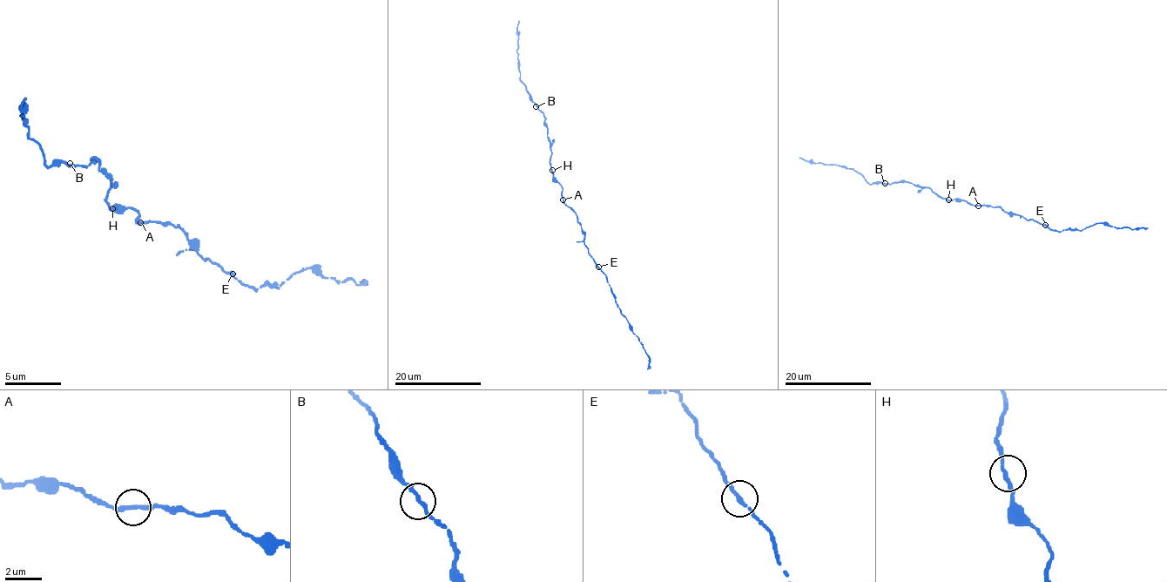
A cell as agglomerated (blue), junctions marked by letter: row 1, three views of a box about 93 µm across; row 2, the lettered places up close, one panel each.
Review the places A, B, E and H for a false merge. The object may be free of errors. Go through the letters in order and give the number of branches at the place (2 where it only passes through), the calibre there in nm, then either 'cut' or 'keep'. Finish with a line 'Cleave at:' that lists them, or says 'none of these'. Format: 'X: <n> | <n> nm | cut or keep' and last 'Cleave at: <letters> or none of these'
A: 2 | 240 nm | keep
B: 2 | 240 nm | keep
E: 2 | 260 nm | keep
H: 2 | 240 nm | keep
Cleave at: none of these

